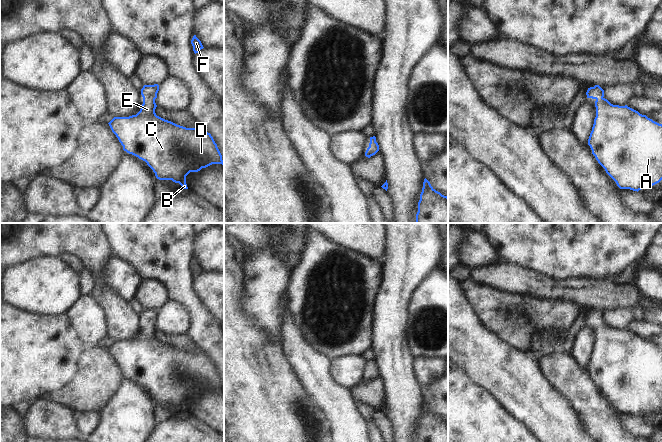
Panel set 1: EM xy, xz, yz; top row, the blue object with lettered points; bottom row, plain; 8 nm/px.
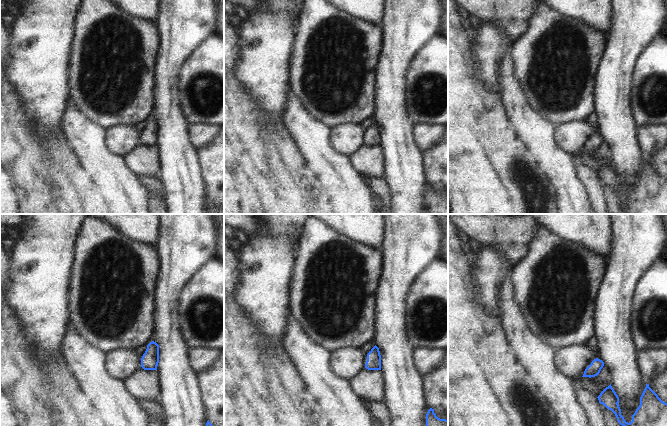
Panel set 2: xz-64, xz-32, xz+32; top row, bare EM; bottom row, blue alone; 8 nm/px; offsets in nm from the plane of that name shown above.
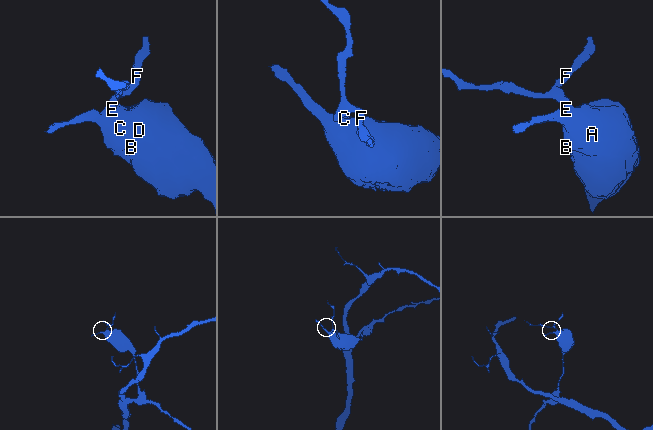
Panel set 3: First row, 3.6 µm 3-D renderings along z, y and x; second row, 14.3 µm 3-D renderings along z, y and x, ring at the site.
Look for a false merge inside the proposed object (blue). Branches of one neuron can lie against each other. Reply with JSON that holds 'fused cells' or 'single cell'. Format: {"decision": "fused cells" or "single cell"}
{"decision": "single cell"}

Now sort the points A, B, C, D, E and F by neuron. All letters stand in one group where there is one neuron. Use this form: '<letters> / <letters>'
A B C D E F

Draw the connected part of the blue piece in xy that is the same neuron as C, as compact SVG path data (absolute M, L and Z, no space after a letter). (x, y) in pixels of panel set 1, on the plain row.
M158 308L144 309L141 313L143 328L140 335L136 339L129 341L114 341L108 348L123 370L123 374L145 385L153 394L157 403L172 404L175 407L179 407L182 413L188 413L186 400L190 396L198 396L212 388L223 389L222 379L211 358L200 348L196 352L186 352L157 340L155 337L157 331L155 323L157 322L158 315Z

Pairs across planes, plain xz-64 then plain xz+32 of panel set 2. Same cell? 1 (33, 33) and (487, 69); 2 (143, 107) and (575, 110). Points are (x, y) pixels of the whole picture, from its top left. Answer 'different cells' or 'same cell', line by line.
1: same cell
2: same cell

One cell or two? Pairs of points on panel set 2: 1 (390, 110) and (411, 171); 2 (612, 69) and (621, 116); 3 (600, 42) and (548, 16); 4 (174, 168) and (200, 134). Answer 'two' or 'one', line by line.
1: one
2: one
3: one
4: two

